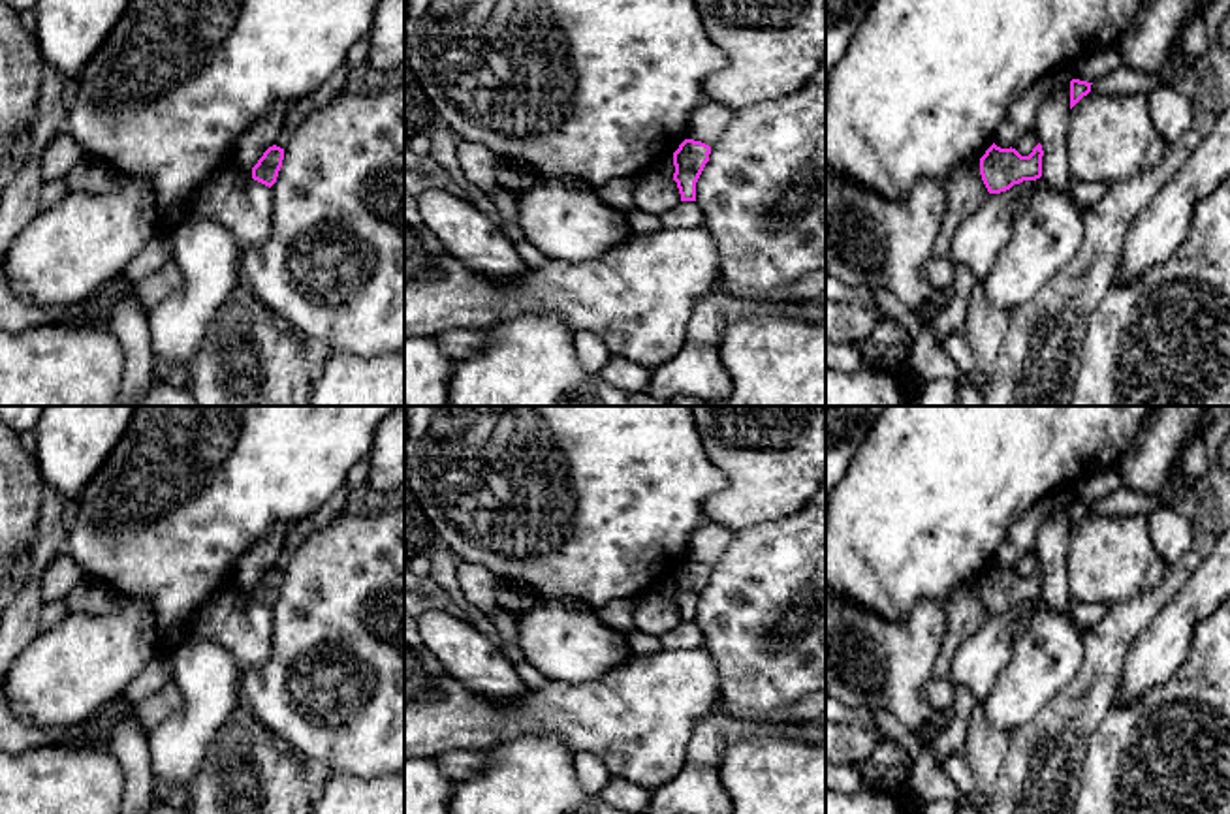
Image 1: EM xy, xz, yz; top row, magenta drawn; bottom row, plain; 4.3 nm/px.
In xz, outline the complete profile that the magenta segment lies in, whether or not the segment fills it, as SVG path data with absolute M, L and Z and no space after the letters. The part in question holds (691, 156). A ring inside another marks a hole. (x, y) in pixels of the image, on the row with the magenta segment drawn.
M685 139L679 149L673 152L673 180L677 182L681 201L696 201L696 182L709 162L711 147Z

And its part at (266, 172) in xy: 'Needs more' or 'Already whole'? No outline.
Already whole

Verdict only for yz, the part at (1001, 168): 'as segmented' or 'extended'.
as segmented

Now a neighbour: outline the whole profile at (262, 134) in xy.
M271 107L252 122L248 132L237 141L233 160L239 167L252 169L263 152L275 145L290 107Z

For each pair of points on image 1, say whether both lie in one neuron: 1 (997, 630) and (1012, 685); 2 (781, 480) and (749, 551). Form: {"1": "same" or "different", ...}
{"1": "different", "2": "different"}

